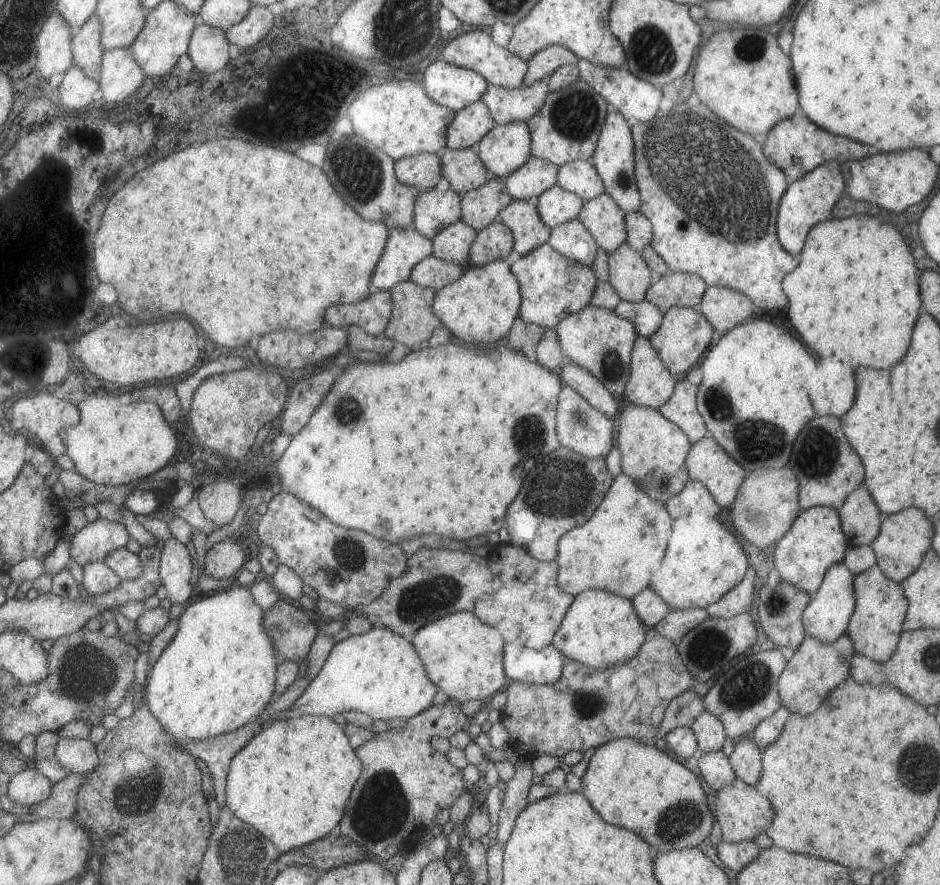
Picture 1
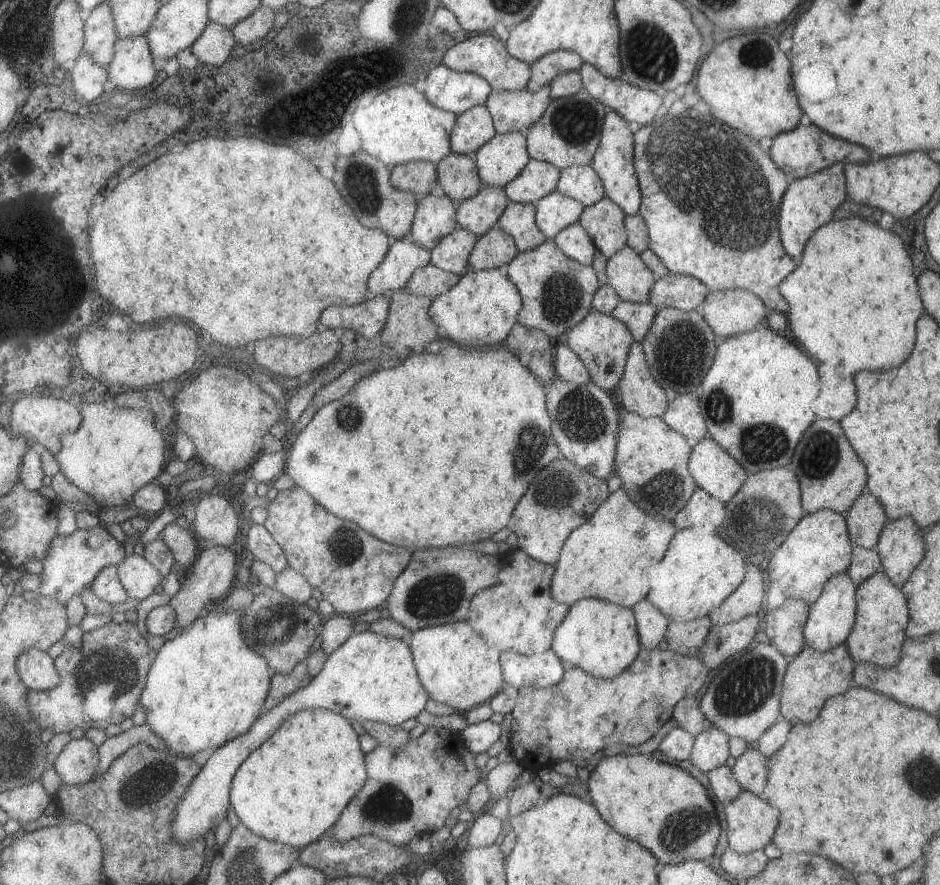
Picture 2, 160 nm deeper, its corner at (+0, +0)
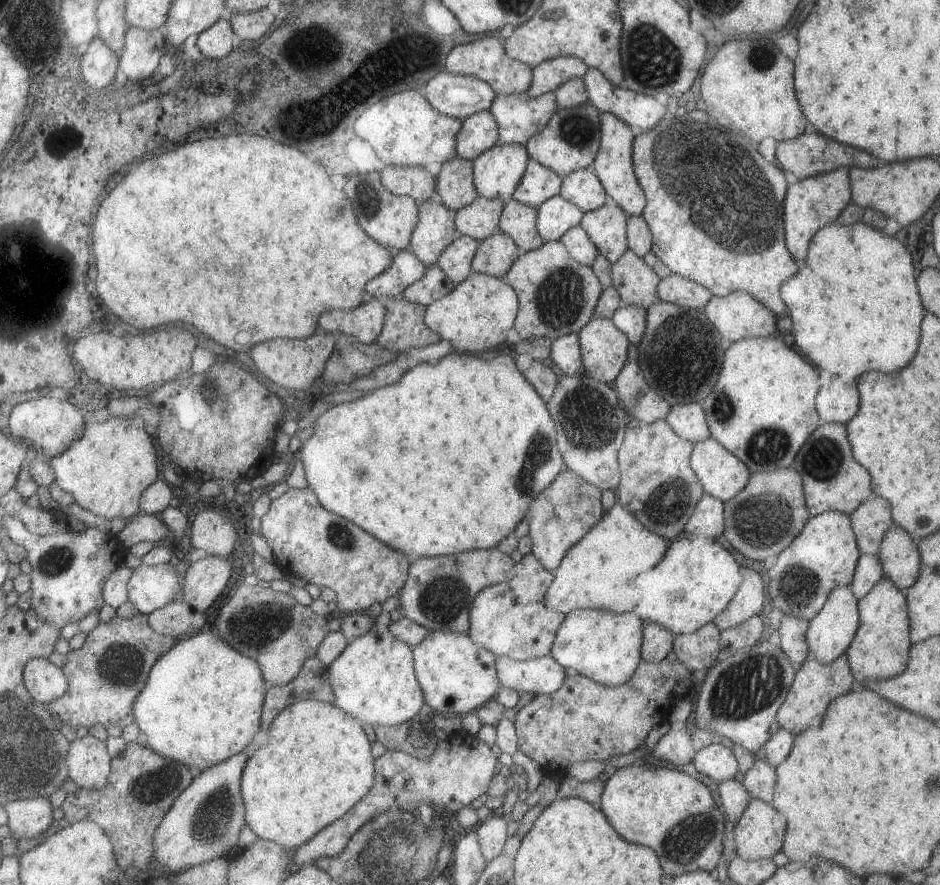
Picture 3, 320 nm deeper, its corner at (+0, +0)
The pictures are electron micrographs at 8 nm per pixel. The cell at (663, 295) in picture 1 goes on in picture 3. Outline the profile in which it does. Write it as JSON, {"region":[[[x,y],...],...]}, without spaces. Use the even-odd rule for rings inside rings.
{"region":[[[671,272],[659,279],[656,291],[659,301],[698,311],[703,310],[712,297],[705,287]]]}

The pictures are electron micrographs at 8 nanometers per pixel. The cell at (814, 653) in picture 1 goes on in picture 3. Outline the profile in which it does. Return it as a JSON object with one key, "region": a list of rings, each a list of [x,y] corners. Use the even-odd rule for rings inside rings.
{"region":[[[845,653],[838,656],[831,663],[821,663],[813,656],[809,656],[800,664],[787,696],[781,703],[781,708],[777,710],[777,722],[779,722],[781,728],[785,728],[789,732],[795,732],[795,734],[803,732],[809,726],[819,726],[821,724],[821,716],[825,714],[828,704],[836,696],[847,694],[855,687],[856,683],[852,677]]]}

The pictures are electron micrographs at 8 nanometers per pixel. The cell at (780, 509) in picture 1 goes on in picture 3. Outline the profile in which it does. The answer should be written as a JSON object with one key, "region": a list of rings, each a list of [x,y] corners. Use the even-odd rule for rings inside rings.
{"region":[[[791,466],[768,473],[750,473],[745,488],[723,504],[723,538],[744,558],[758,562],[775,558],[787,548],[810,517],[804,501],[801,477]]]}

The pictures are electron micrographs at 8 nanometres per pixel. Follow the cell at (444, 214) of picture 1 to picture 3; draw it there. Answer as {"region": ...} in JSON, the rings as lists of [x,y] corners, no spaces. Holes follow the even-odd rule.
{"region":[[[429,199],[418,206],[418,219],[410,236],[409,251],[429,268],[436,264],[443,249],[457,235],[451,211]]]}

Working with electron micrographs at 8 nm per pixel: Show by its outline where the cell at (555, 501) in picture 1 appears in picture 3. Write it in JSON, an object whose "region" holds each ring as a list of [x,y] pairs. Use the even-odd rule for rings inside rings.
{"region":[[[564,468],[547,488],[534,497],[525,519],[529,524],[531,554],[543,568],[555,572],[565,551],[599,522],[604,511],[601,496],[600,488],[583,480],[576,472]]]}

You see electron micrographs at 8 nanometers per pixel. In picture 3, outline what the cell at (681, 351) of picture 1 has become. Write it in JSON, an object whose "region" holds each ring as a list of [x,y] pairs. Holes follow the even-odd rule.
{"region":[[[665,301],[646,308],[646,325],[639,344],[637,362],[647,386],[667,404],[702,401],[717,382],[724,352],[730,342],[722,340],[703,310],[686,309]]]}

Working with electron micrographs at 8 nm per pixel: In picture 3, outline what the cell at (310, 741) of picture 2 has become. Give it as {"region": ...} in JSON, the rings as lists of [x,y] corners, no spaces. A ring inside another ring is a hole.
{"region":[[[305,699],[286,706],[281,712],[277,713],[277,716],[273,717],[267,734],[269,739],[247,759],[242,777],[240,778],[240,793],[242,794],[244,811],[246,812],[244,814],[246,825],[256,835],[257,839],[263,839],[264,841],[269,841],[292,850],[296,846],[301,846],[305,841],[315,836],[322,828],[337,820],[337,818],[342,817],[358,800],[361,800],[369,792],[374,781],[374,758],[370,751],[371,743],[365,733],[363,733],[363,723],[360,720],[343,712],[333,703],[326,703],[315,699]]]}

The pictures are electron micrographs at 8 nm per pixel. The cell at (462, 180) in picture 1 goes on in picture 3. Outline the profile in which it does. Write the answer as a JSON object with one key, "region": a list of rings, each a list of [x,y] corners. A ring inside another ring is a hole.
{"region":[[[457,157],[444,162],[434,179],[440,204],[452,214],[478,197],[472,179],[472,161]]]}

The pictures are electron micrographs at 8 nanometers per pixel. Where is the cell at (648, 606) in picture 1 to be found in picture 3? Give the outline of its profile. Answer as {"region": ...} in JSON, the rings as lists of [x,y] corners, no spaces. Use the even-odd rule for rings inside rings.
{"region":[[[642,621],[642,643],[640,657],[648,663],[666,658],[672,651],[674,635],[660,624]]]}

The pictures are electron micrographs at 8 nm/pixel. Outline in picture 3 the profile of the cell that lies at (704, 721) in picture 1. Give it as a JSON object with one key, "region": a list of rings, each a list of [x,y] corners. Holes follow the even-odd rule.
{"region":[[[720,743],[704,746],[694,754],[691,761],[697,772],[709,776],[717,783],[733,779],[738,770],[738,762],[732,750]]]}

